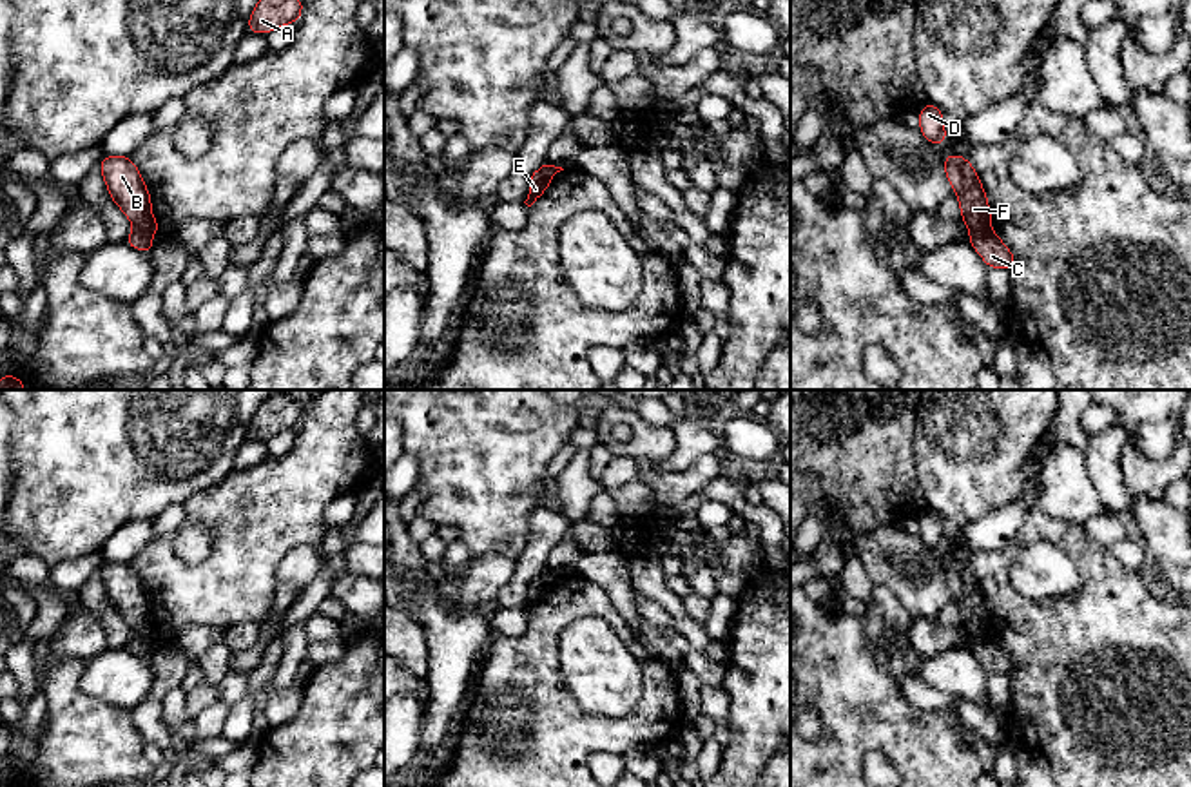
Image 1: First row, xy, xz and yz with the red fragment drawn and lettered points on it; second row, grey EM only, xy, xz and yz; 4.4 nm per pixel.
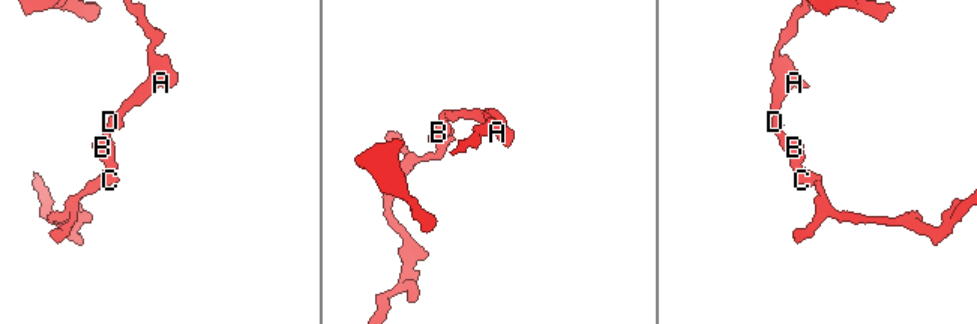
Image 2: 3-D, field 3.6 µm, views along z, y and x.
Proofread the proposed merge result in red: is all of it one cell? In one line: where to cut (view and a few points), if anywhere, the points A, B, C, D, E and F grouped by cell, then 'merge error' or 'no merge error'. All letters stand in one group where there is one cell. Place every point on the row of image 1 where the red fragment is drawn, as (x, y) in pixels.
yz (988, 225), (972, 233) | A B D F / C E | merge error

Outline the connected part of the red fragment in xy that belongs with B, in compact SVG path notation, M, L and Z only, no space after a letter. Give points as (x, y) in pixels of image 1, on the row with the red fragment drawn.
M103 156L100 169L112 201L132 221L134 228L149 236L158 234L160 225L150 214L150 194L131 156Z

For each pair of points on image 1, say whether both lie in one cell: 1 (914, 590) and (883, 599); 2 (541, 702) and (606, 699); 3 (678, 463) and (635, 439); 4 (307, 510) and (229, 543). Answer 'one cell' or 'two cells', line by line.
1: two cells
2: two cells
3: two cells
4: one cell

